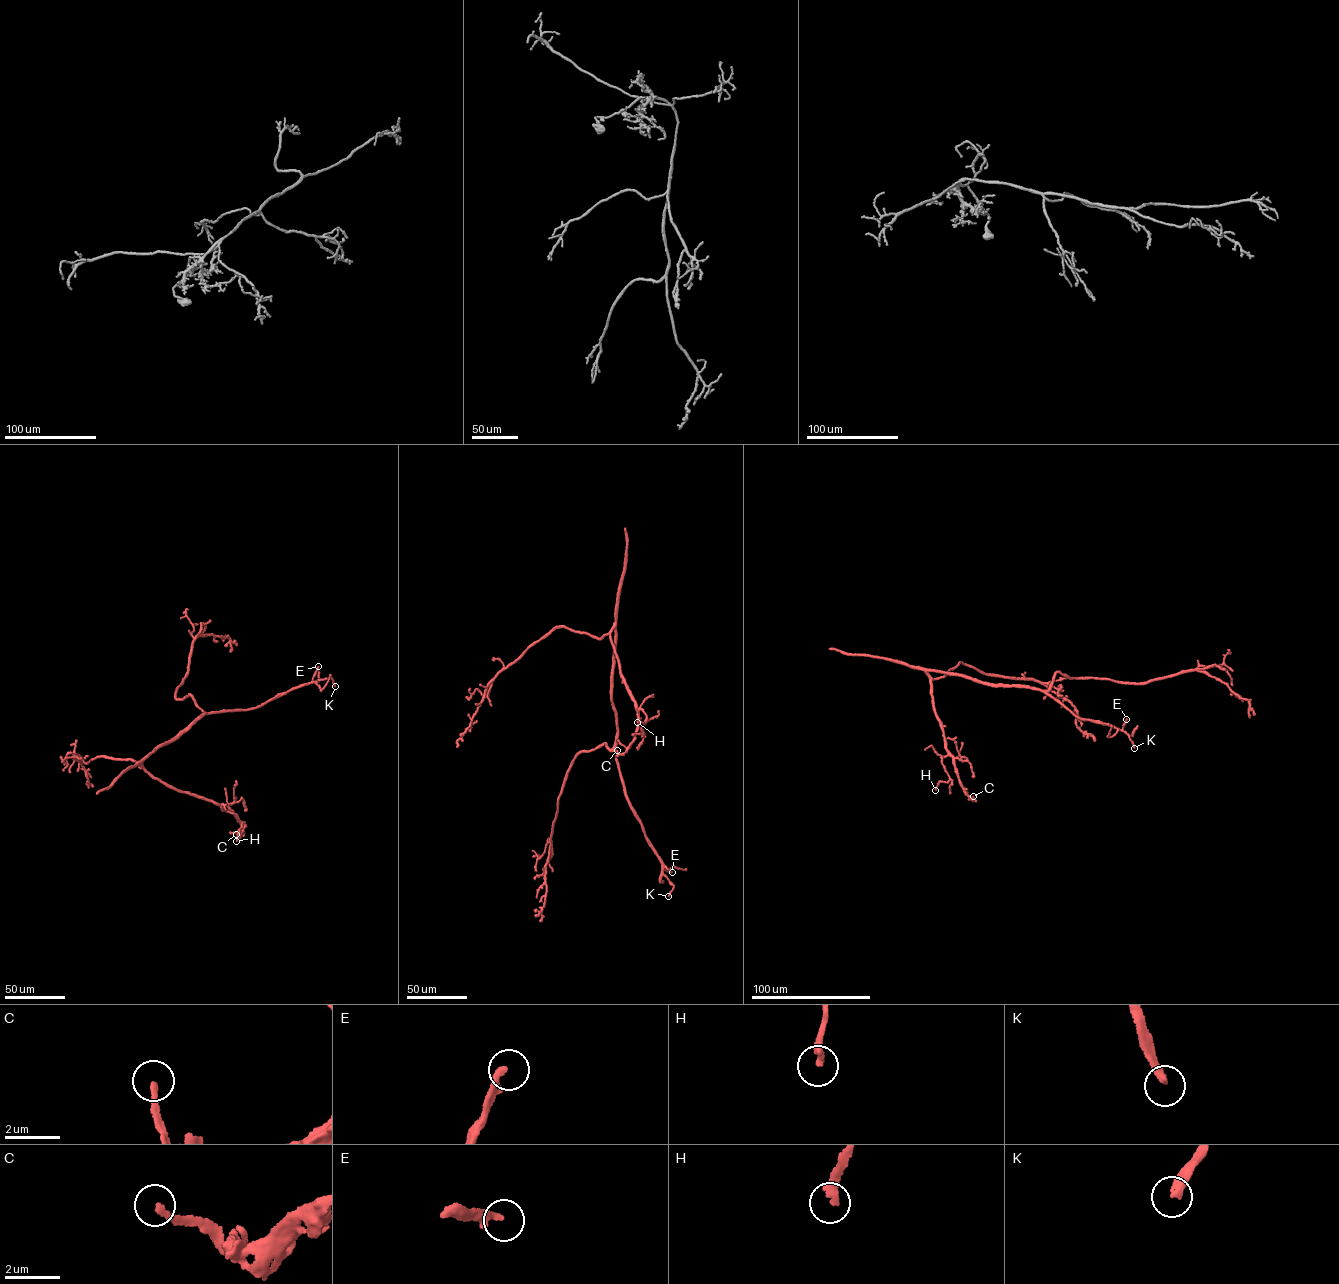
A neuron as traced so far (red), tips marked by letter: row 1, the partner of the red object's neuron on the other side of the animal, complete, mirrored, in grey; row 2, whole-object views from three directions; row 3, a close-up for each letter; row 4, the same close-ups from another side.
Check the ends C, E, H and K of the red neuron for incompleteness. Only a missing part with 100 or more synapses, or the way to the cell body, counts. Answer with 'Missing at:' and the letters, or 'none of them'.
Missing at: none of them

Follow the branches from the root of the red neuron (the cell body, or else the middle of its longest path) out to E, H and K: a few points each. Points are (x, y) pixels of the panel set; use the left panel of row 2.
E: (178, 735), (205, 713), (260, 706), (277, 695), (310, 683), (318, 666)
H: (178, 735), (144, 758), (141, 764), (144, 770), (174, 788), (208, 799), (236, 814), (241, 825), (236, 841)
K: (178, 735), (206, 713), (260, 706), (277, 695), (319, 680), (330, 678), (335, 686)

